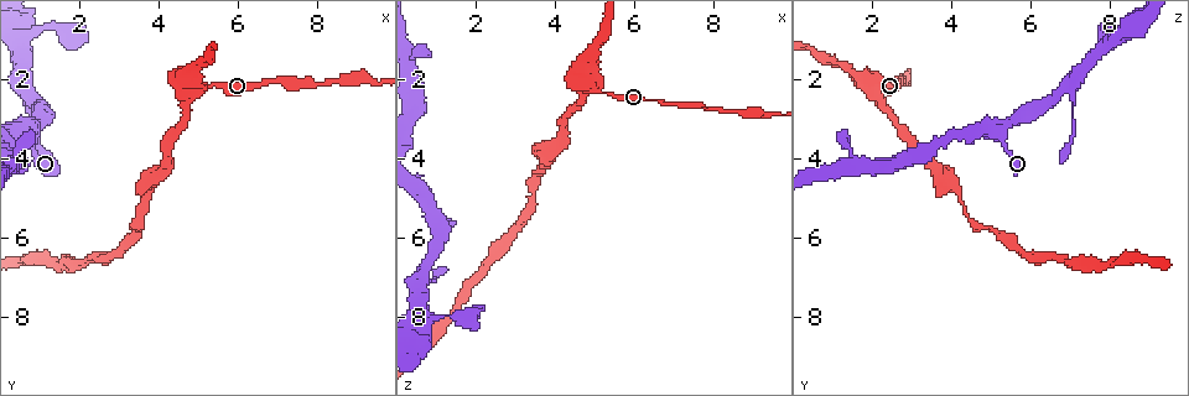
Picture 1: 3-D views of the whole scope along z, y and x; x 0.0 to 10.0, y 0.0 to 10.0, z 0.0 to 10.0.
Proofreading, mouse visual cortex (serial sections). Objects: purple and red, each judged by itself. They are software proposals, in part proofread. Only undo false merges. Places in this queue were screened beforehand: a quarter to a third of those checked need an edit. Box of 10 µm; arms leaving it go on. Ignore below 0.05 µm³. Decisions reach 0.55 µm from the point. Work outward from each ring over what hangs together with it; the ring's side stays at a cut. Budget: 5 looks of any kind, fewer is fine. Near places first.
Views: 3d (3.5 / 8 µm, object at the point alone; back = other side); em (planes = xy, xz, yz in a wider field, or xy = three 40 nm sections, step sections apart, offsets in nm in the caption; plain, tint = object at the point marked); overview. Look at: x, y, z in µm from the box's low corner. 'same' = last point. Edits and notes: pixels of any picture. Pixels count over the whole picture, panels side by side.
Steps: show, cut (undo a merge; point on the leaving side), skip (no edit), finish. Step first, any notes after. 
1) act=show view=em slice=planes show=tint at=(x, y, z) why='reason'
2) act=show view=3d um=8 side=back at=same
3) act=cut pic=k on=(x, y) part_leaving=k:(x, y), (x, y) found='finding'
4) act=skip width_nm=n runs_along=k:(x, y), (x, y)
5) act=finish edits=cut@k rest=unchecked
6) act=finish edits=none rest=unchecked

act=show view=3d um=3.5 at=(4.95, 2.35, 2.15) why='calibre changes'

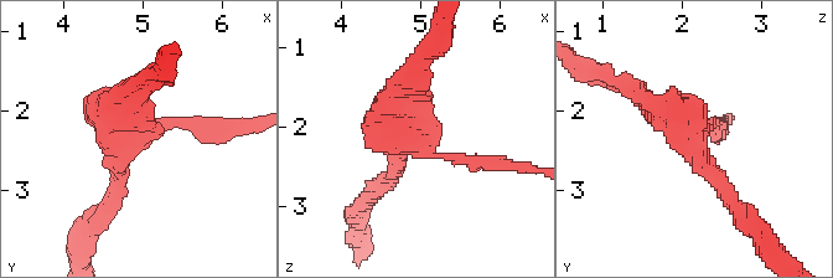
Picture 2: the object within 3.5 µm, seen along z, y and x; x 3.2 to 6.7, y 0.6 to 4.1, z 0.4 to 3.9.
act=show view=em slice=planes show=tint at=(4.95, 2.30, 2.15)

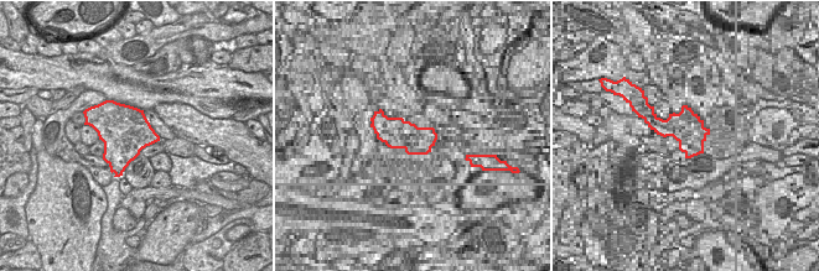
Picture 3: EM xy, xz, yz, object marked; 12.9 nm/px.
act=cut pic=2 on=(407, 113) part_leaving=2:(425, 148), (398, 140), (376, 189) found='a second cell is stuck on'

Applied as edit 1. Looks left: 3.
act=show view=overview

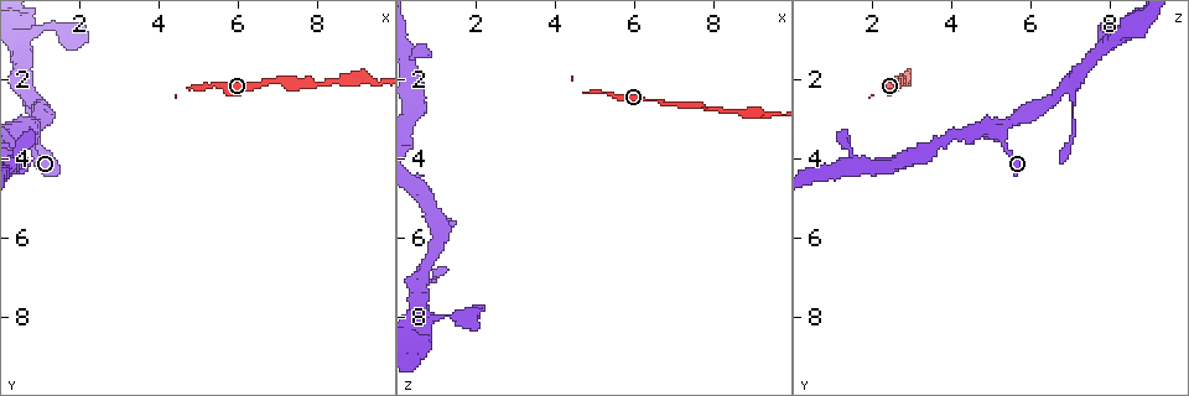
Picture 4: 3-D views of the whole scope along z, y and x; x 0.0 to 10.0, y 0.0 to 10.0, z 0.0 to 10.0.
act=show view=3d um=8 at=(0.90, 3.20, 5.30) why='abrupt turn'

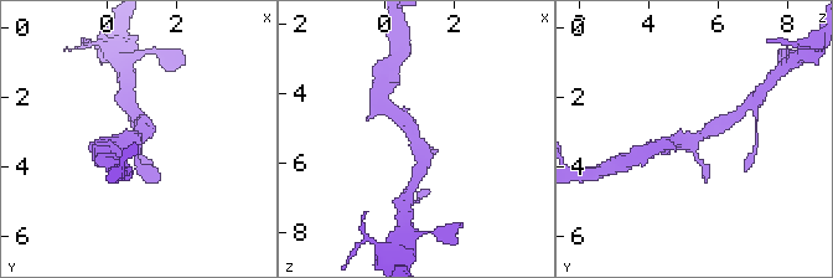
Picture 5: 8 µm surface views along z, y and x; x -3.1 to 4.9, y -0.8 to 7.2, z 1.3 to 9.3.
act=show view=3d um=3.5 at=same why='closer look'

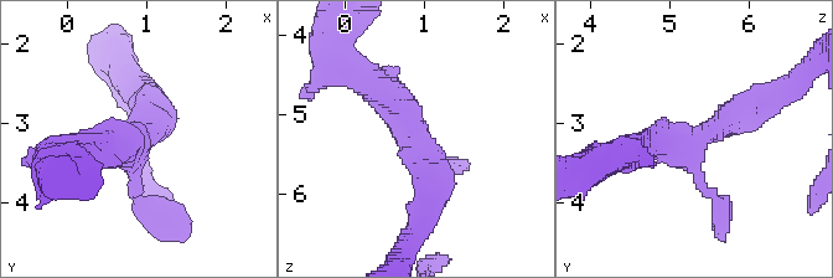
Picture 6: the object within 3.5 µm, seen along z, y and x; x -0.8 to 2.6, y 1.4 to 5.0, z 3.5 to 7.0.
act=skip arm_widths_nm=150,400,400 runs_along=6:(719, 202), (687, 153), (760, 99) found='one cell here'

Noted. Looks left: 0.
act=finish edits=cut@2 rest=unchecked

